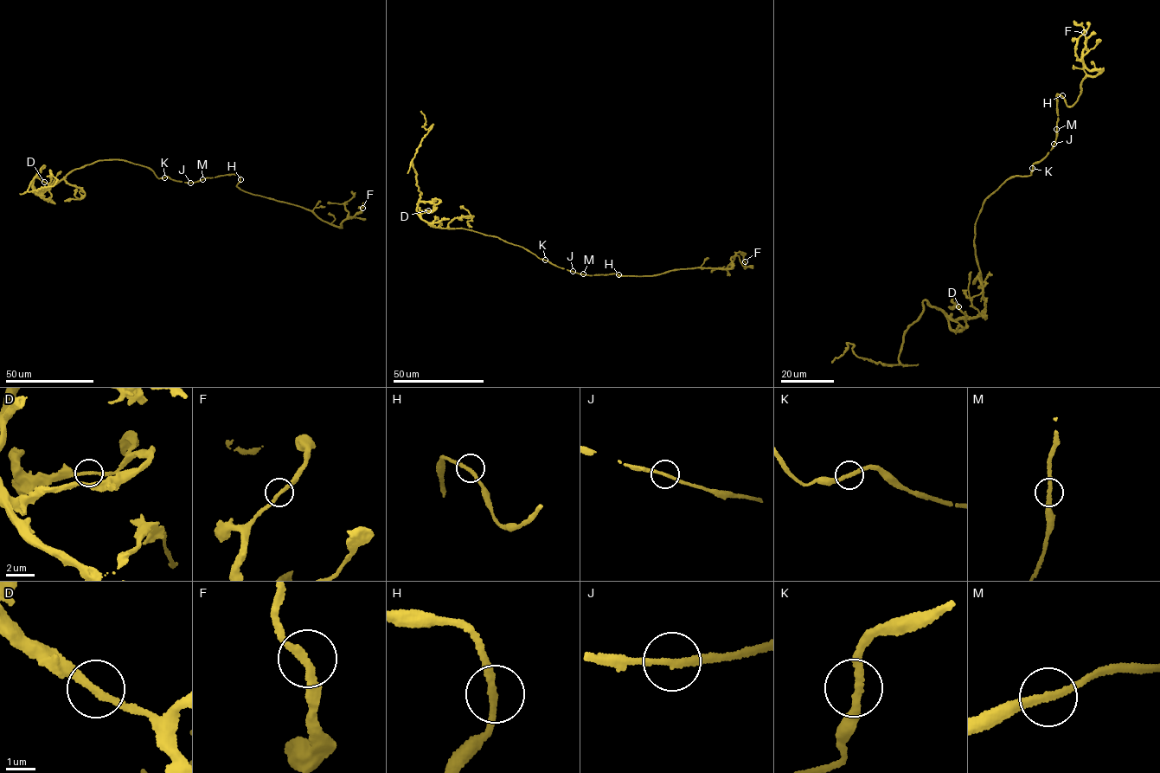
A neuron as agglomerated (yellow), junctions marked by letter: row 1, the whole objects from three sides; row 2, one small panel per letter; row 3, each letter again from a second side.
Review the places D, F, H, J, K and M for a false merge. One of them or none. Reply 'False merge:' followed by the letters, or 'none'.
False merge: none

